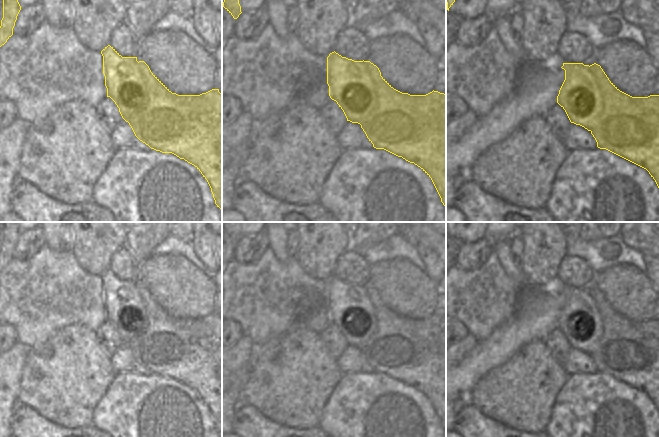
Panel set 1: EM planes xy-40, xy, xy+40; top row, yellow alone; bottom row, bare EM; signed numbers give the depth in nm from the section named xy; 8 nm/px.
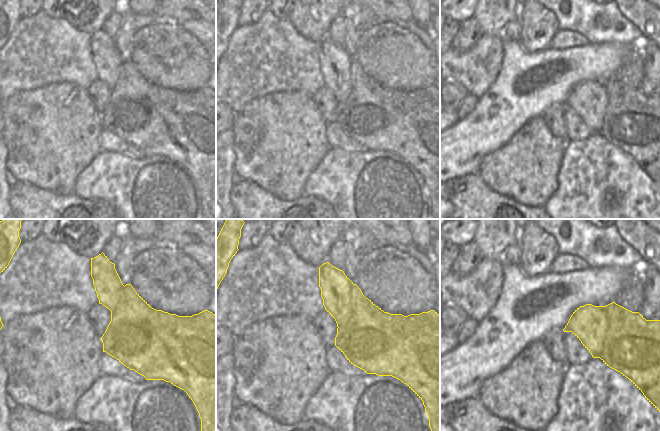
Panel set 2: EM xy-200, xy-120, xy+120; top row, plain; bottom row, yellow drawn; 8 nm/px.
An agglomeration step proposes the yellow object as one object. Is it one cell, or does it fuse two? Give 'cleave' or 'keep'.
cleave

